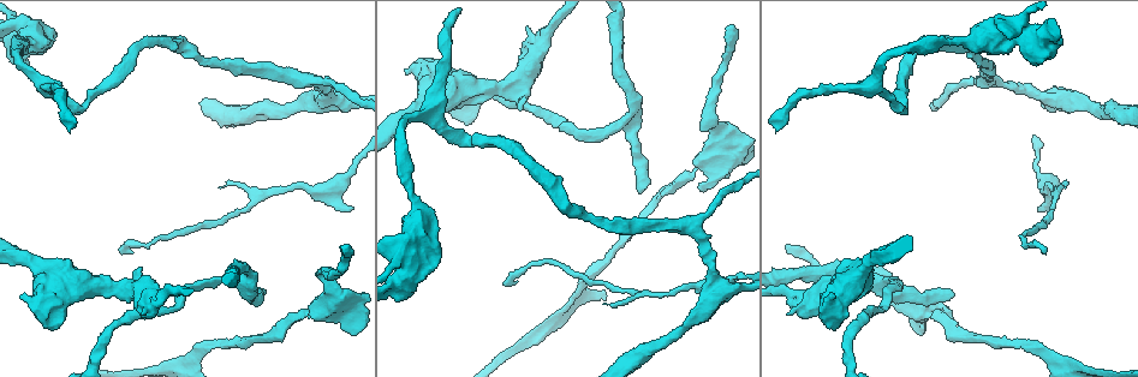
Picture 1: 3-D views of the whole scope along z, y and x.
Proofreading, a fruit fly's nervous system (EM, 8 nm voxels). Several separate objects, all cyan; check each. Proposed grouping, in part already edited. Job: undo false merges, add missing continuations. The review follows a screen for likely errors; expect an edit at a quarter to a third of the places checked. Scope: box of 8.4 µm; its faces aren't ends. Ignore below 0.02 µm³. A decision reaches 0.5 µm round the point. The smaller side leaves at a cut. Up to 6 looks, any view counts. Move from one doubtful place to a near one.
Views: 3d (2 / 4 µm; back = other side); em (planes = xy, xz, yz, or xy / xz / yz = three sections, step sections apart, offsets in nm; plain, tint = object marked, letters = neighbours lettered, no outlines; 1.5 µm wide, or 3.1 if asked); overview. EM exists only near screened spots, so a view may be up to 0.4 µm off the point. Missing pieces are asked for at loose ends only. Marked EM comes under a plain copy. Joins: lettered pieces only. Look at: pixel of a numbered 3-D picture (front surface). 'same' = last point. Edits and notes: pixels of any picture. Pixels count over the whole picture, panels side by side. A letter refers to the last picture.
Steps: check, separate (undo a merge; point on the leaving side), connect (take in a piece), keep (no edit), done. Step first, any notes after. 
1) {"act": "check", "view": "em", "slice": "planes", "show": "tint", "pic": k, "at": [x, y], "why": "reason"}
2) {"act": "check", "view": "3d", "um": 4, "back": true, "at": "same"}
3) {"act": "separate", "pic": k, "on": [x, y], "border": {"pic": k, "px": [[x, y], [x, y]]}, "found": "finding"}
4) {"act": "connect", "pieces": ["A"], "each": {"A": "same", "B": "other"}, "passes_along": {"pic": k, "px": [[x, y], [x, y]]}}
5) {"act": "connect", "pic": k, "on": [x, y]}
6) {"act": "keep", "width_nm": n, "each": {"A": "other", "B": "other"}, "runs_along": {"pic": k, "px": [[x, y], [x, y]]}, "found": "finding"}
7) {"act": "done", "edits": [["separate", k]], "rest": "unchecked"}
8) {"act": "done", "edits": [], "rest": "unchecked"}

{"act": "check", "view": "em", "slice": "planes", "show": "letters", "pic": 1, "at": [136, 269], "why": "branch stops here"}

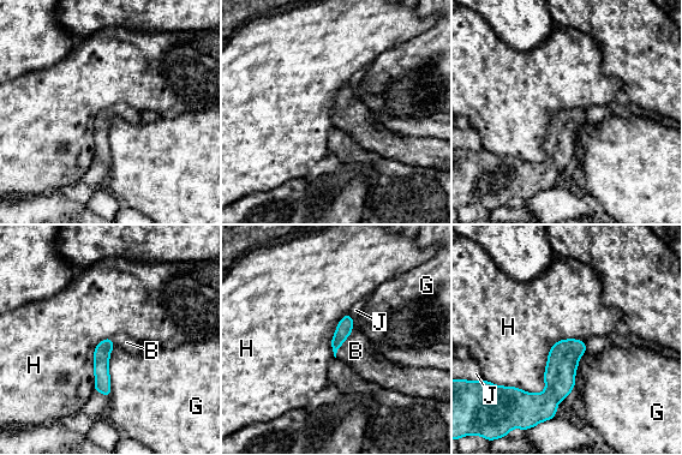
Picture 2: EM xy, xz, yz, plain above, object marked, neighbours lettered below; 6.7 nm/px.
{"act": "connect", "pieces": ["B"], "each": {"B": "same", "G": "other", "H": "other", "J": "other"}, "passes_along": {"pic": 2, "px": [[344, 330], [341, 343], [356, 351]]}, "found": "the cell continues"}

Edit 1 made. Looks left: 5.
{"act": "check", "view": "3d", "um": 2, "pic": 1, "at": [640, 190], "why": "branch stops here"}

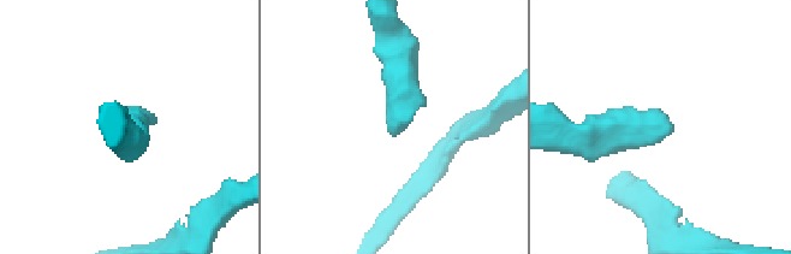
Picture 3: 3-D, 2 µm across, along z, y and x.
{"act": "check", "view": "em", "slice": "xy", "step": 8, "show": "tint", "pic": 3, "at": [670, 122], "why": "shape alone is not enough"}

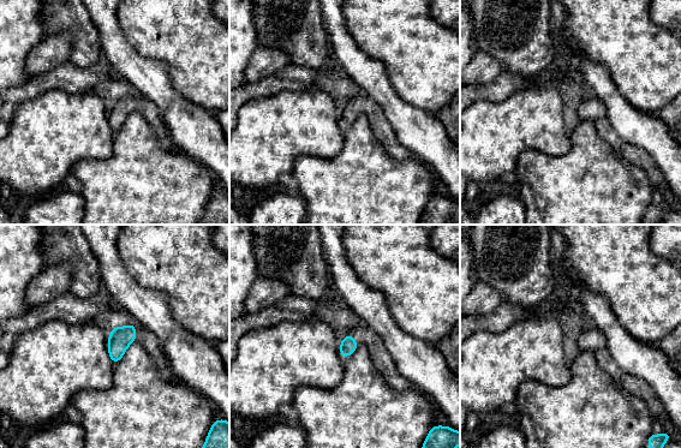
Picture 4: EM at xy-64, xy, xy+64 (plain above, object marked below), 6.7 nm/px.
{"act": "check", "view": "em", "slice": "planes", "show": "letters", "at": "same"}

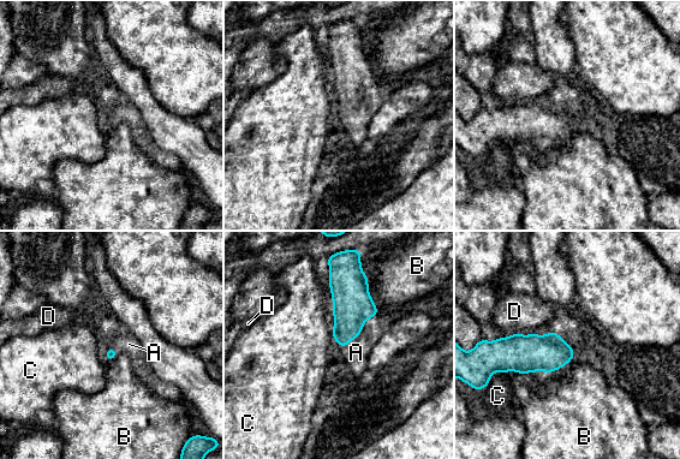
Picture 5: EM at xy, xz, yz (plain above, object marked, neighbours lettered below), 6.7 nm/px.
{"act": "connect", "pieces": ["A"], "longest_contact_nm": ["A", 320], "each": {"A": "same", "B": "other", "C": "other", "D": "other"}, "found": "it goes on there"}

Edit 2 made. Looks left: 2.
{"act": "done", "edits": [["connect", 2], ["connect", 5]], "rest": "unchecked"}

